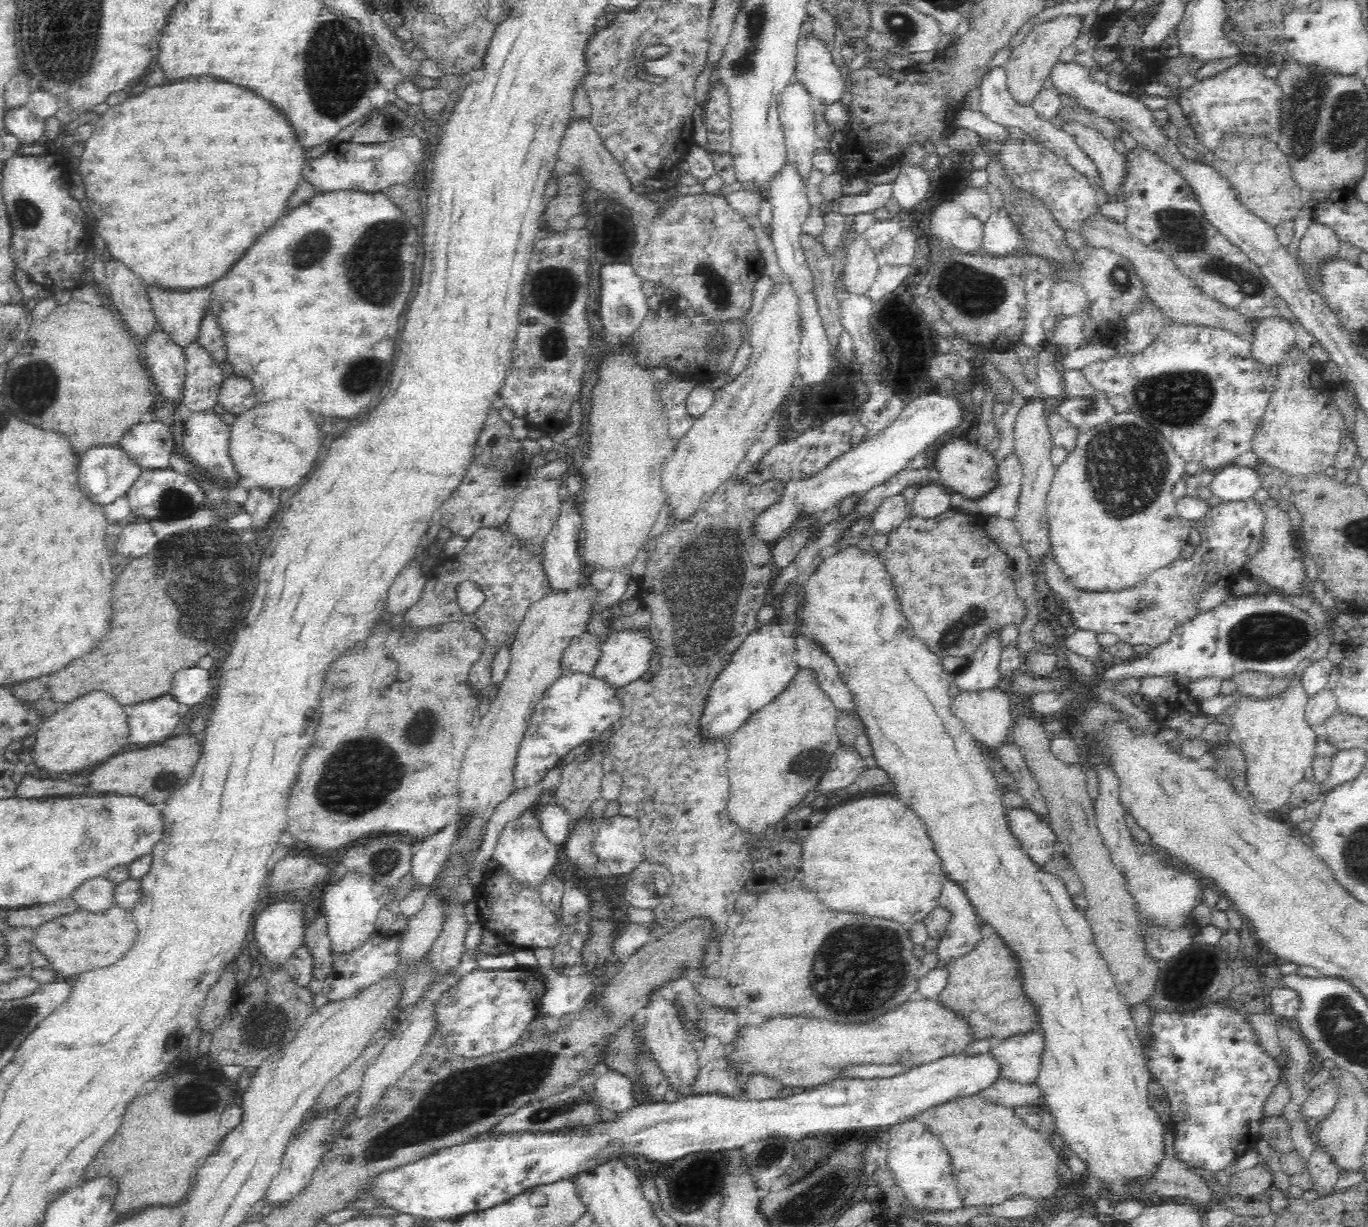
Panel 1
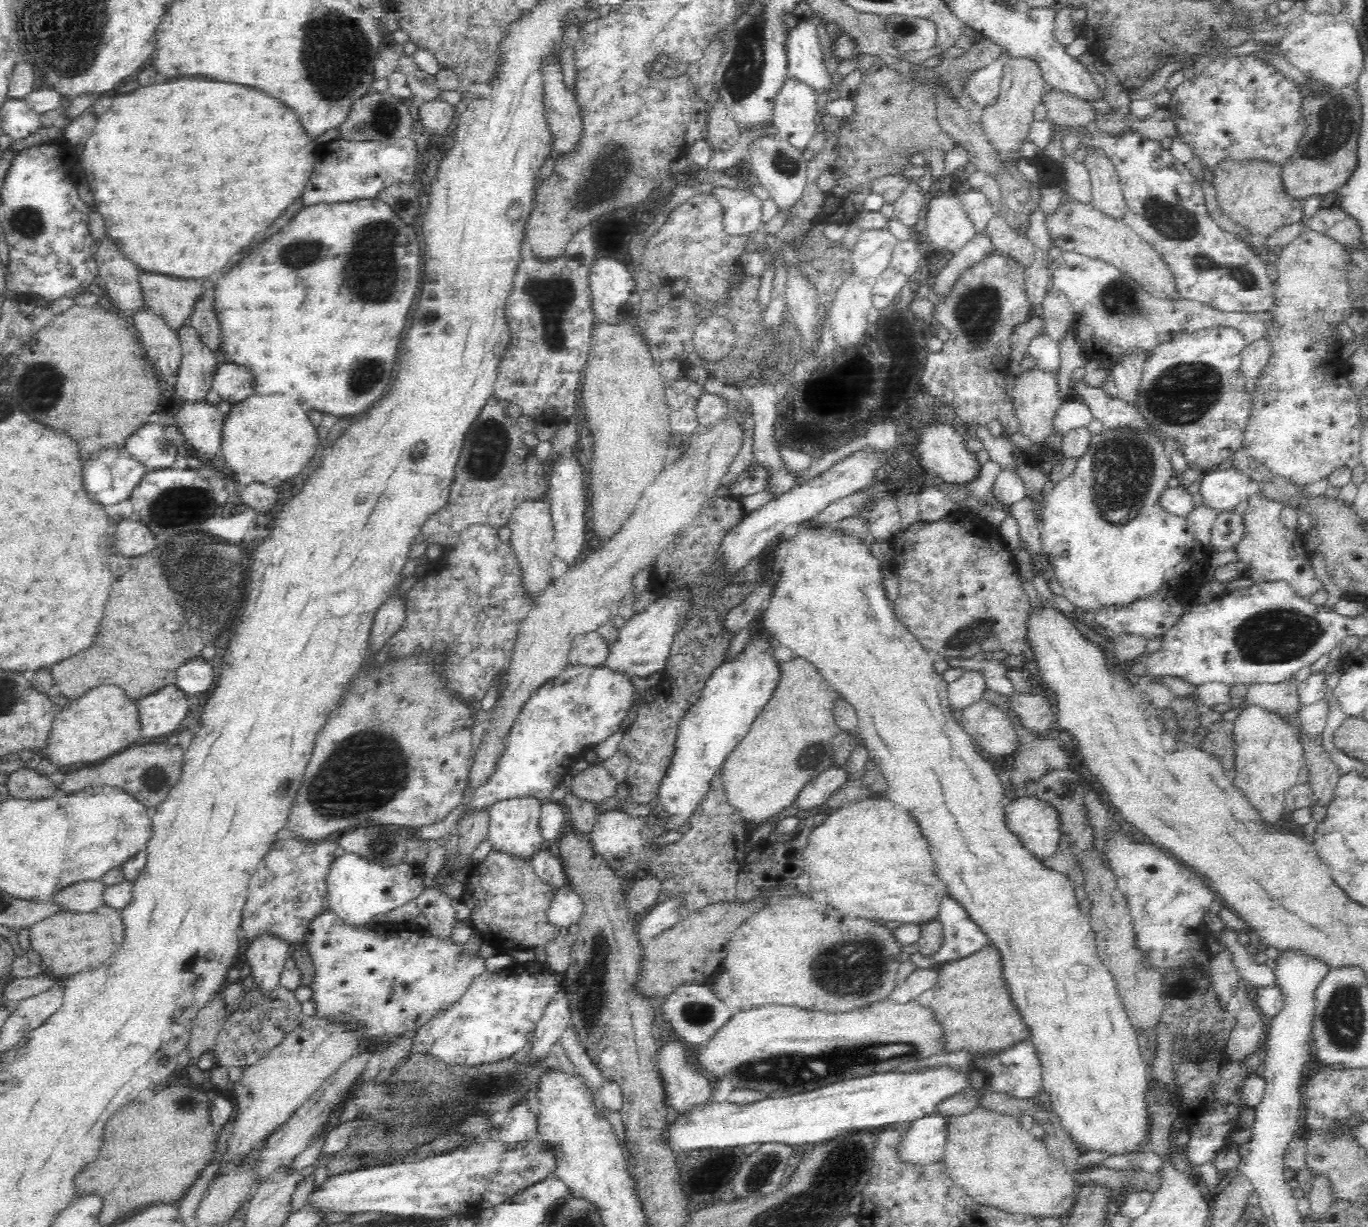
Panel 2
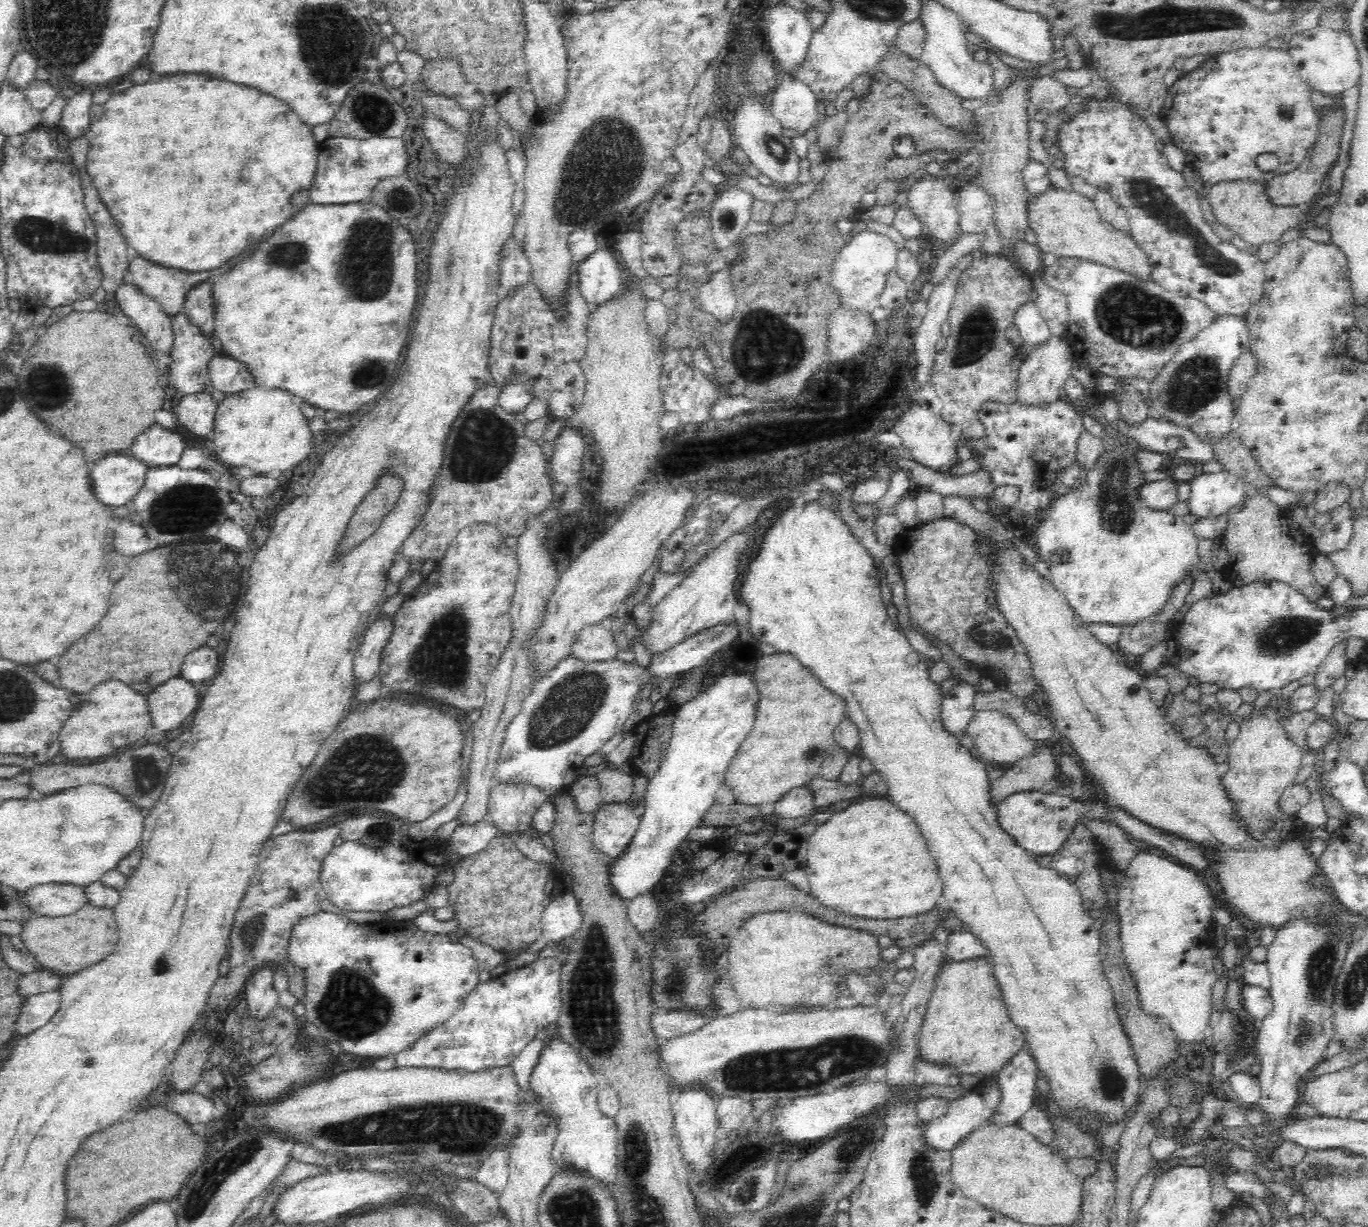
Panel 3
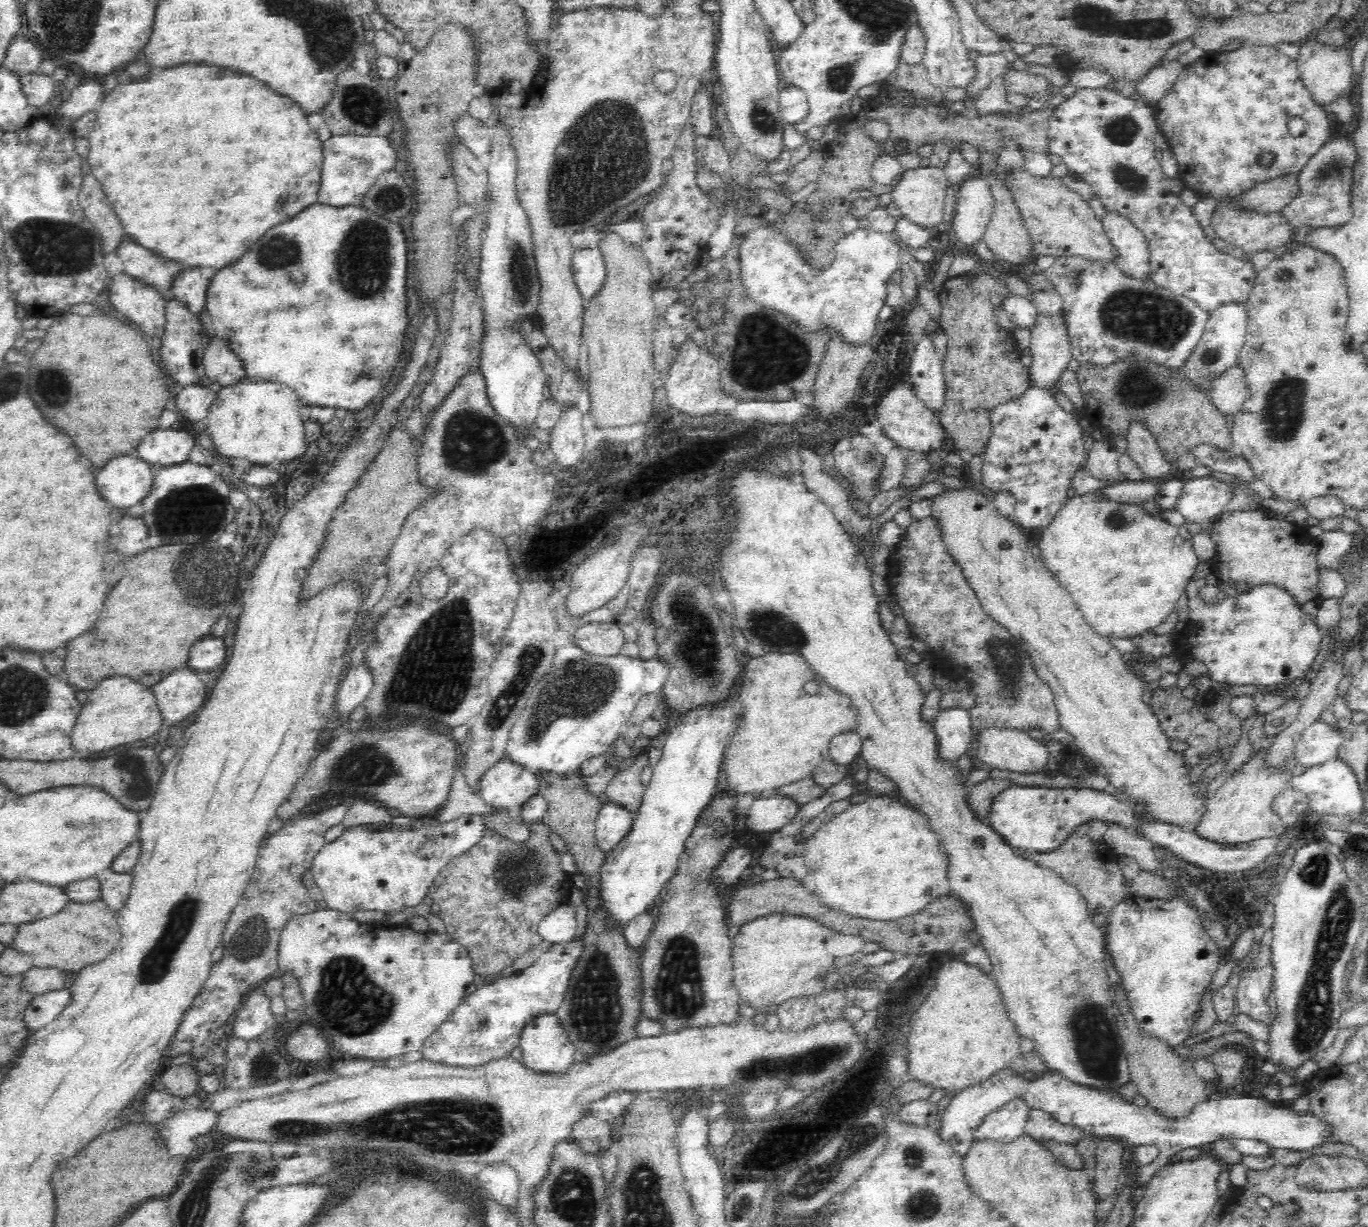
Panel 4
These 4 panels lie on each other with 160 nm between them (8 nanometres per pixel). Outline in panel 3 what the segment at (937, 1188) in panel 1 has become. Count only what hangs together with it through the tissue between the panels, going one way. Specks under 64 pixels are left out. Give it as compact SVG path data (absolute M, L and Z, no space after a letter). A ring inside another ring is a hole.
M986 1084L982 1086L984 1094L968 1092L965 1095L952 1101L952 1106L948 1108L948 1112L940 1118L932 1119L929 1123L923 1123L922 1141L928 1149L936 1151L951 1151L956 1148L956 1144L968 1136L970 1132L974 1132L984 1119L992 1114L992 1110L998 1106L998 1088L996 1084Z

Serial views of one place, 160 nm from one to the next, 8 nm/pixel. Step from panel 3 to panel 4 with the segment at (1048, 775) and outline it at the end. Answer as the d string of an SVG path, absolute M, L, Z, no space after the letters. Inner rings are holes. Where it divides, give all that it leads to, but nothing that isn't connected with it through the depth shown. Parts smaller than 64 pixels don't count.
M988 777L971 788L969 793L970 807L976 811L976 815L980 819L988 820L994 800L1002 792L1014 786L1012 780Z

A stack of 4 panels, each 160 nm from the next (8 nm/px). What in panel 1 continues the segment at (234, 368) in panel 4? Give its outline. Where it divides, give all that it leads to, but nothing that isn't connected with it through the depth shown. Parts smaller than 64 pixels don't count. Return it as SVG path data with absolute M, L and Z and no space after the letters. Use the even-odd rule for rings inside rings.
M231 375L222 382L218 402L223 409L236 416L252 410L258 404L252 384L246 378Z

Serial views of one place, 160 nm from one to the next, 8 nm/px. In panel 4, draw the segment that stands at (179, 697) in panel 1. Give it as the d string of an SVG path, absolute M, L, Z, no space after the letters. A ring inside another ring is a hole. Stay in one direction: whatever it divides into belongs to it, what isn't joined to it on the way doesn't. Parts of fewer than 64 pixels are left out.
M206 636L192 646L186 666L204 677L210 670L224 665L226 650L222 637Z

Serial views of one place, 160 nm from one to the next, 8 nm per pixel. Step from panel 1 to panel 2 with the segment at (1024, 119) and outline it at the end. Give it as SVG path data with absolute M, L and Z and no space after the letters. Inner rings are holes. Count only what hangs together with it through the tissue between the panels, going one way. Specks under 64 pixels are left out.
M1004 50L992 66L981 68L968 78L964 91L975 102L976 107L984 109L986 106L994 106L994 102L1000 94L1004 64L1008 60L1010 60L1010 53L1008 50Z

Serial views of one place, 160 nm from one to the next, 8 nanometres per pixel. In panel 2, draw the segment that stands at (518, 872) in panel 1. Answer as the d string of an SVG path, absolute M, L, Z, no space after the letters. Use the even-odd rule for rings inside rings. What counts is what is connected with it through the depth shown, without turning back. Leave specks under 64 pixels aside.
M534 798L504 800L492 806L489 810L489 830L486 839L492 843L493 850L531 863L534 854L544 848L544 837L539 825L541 806L542 804Z

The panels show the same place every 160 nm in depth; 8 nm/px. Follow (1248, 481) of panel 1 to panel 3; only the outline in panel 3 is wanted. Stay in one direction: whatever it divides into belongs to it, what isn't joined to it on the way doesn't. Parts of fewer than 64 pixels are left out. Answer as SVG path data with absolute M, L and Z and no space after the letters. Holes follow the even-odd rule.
M1225 469L1216 473L1200 472L1190 486L1189 510L1200 518L1232 513L1242 504L1249 488L1240 475Z

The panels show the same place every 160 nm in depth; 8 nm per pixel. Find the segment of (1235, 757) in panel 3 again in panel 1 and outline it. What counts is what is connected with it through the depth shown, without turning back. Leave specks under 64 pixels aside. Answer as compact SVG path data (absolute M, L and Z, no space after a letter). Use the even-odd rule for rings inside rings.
M1300 672L1293 674L1288 686L1276 696L1256 698L1255 700L1248 697L1242 698L1242 701L1235 705L1236 711L1233 712L1234 715L1231 718L1234 734L1244 753L1246 765L1248 765L1246 783L1249 793L1253 796L1251 799L1270 803L1272 811L1282 808L1289 802L1292 790L1304 778L1306 768L1311 766L1316 756L1314 746L1319 738L1317 738L1316 732L1313 732L1313 728L1305 716L1305 708L1310 697L1302 685L1301 676Z

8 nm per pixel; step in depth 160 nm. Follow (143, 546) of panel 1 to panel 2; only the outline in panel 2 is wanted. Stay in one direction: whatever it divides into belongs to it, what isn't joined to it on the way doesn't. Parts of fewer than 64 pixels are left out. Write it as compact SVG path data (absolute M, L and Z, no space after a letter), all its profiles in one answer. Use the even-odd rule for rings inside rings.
M120 520L116 532L116 546L122 556L134 558L154 548L154 533L142 521Z

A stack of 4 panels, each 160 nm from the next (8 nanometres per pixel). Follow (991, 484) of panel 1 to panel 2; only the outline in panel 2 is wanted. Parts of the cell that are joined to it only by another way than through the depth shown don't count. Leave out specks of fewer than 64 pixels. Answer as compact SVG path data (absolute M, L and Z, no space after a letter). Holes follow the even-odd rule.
M952 423L932 424L919 433L917 452L920 456L921 467L930 472L935 480L945 484L968 486L972 484L983 468L976 460L976 454L966 448L966 442L960 437Z

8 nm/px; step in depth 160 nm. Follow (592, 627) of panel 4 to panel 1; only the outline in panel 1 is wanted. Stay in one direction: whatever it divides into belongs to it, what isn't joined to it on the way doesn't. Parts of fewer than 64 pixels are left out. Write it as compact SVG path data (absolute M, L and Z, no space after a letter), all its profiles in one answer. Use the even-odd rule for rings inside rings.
M583 632L575 636L562 652L562 674L590 674L600 660L601 643L596 636Z

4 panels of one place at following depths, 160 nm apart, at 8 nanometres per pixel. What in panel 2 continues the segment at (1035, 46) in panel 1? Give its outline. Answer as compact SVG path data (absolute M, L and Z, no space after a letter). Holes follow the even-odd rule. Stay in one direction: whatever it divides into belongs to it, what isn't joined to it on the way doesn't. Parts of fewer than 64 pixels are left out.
M1010 57L1010 60L1004 64L1000 94L998 94L994 106L986 106L982 110L979 121L986 136L990 139L990 143L996 147L996 151L1004 159L1012 159L1012 162L1017 163L1021 144L1028 134L1030 125L1034 122L1034 109L1041 103L1046 90L1047 84L1038 63L1034 59Z

